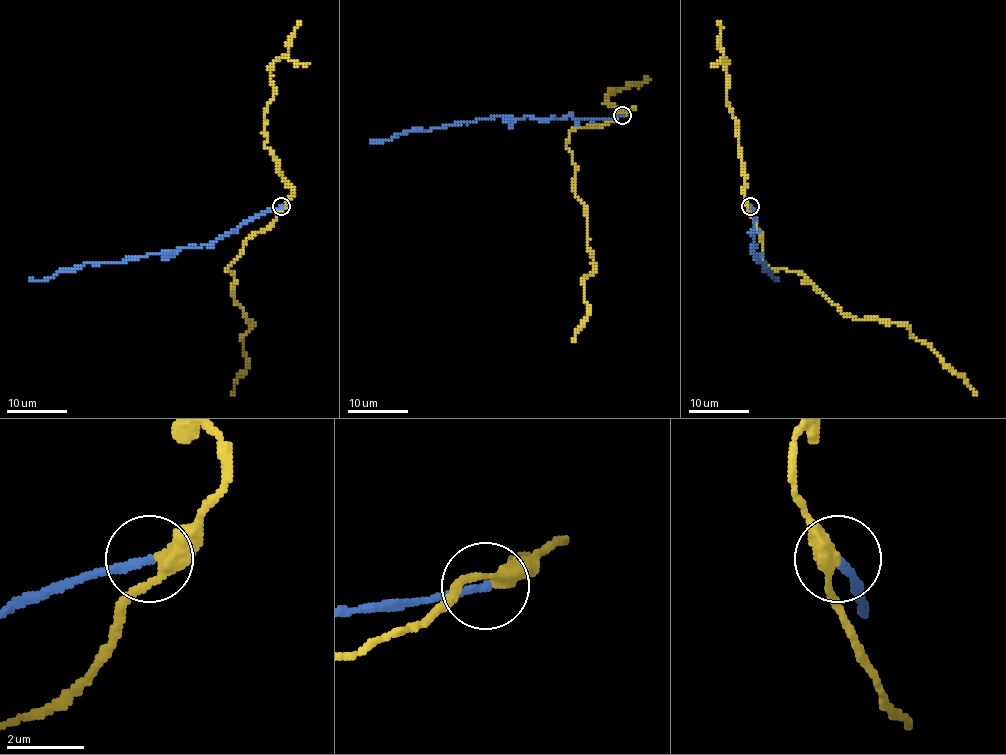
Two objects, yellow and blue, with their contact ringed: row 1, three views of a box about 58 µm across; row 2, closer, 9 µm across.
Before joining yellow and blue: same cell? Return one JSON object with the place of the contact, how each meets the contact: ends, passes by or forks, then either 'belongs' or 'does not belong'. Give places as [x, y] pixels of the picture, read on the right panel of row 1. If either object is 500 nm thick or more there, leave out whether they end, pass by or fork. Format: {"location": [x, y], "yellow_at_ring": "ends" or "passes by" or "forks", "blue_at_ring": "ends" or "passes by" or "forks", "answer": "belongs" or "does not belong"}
{"location": [750, 206], "yellow_at_ring": "passes by", "blue_at_ring": "ends", "answer": "does not belong"}

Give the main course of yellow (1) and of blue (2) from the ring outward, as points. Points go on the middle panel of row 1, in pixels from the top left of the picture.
1: (623, 115), (576, 127), (568, 136), (573, 190), (586, 210), (594, 270), (582, 279), (588, 318), (573, 341)
2: (623, 115), (601, 119), (562, 116), (541, 121), (496, 115), (430, 130), (406, 130), (386, 140), (371, 143)

